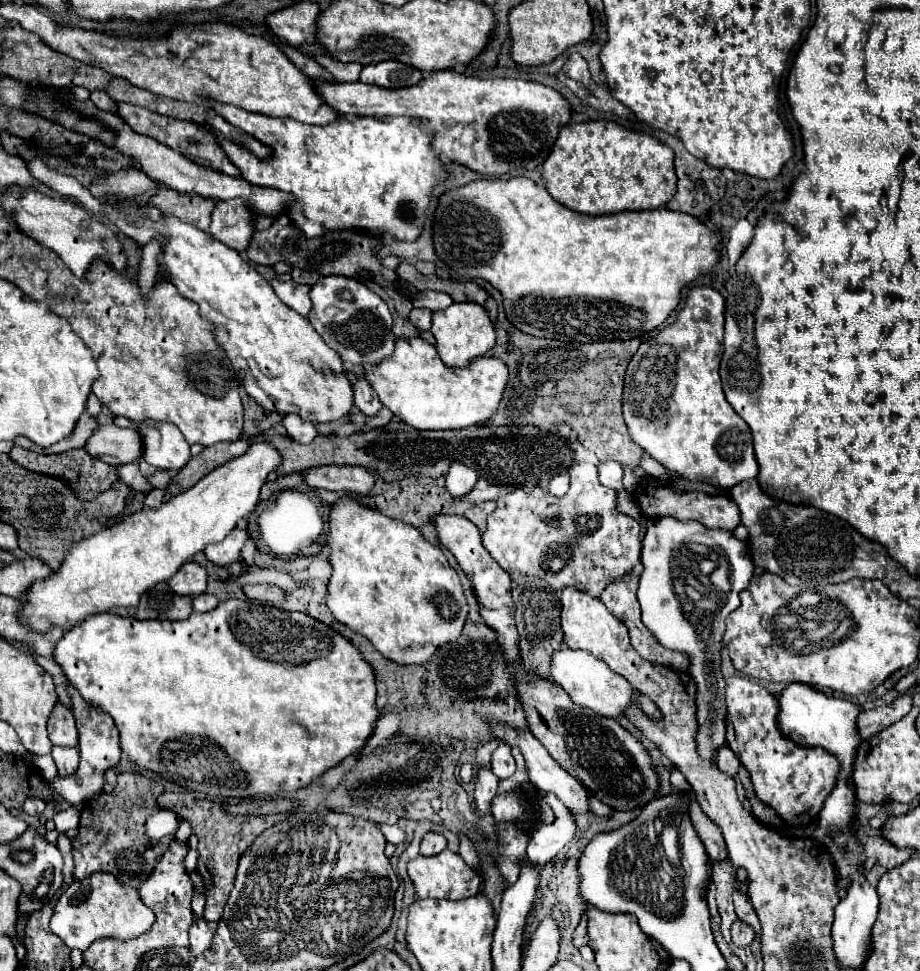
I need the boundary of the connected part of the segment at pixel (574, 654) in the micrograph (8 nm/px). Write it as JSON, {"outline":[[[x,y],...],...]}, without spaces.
{"outline":[[[562,644],[560,650],[556,650],[552,654],[552,664],[550,664],[550,676],[556,680],[556,684],[560,684],[566,694],[578,702],[578,706],[586,706],[606,718],[616,718],[622,714],[622,710],[632,702],[636,700],[644,712],[650,716],[650,718],[660,718],[662,714],[654,708],[654,702],[650,702],[648,698],[644,698],[642,694],[638,694],[636,690],[630,688],[630,684],[614,674],[602,660],[594,658],[590,652],[582,652],[582,650],[572,650],[568,648],[566,644]]]}

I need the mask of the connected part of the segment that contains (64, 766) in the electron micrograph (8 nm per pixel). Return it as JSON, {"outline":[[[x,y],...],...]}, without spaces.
{"outline":[[[52,748],[52,758],[58,766],[58,774],[60,776],[72,776],[78,770],[78,750],[76,748]]]}

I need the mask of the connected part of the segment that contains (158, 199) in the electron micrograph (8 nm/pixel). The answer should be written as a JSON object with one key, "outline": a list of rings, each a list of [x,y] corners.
{"outline":[[[164,188],[148,202],[150,206],[158,206],[164,214],[180,216],[184,222],[190,222],[202,230],[210,226],[210,214],[216,206],[216,200],[202,198],[198,194],[180,194],[176,190]]]}

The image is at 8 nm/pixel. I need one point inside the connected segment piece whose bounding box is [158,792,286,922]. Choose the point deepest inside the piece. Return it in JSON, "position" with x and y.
{"position":[223,837]}

